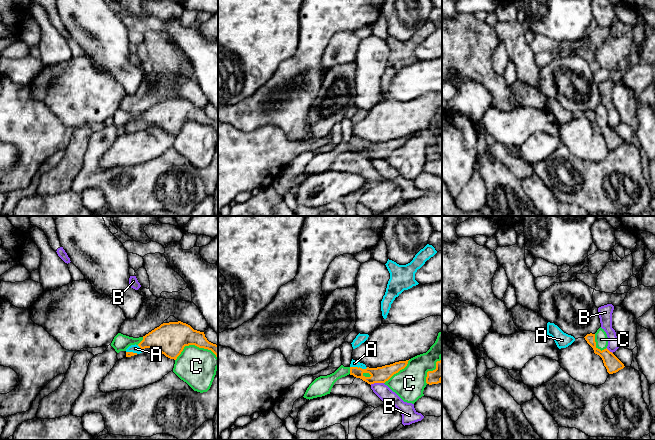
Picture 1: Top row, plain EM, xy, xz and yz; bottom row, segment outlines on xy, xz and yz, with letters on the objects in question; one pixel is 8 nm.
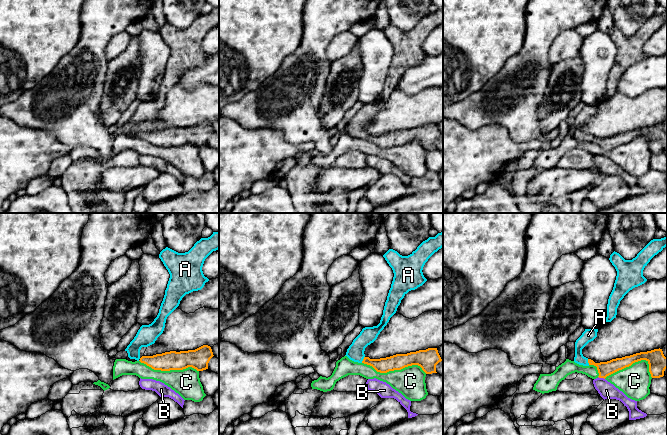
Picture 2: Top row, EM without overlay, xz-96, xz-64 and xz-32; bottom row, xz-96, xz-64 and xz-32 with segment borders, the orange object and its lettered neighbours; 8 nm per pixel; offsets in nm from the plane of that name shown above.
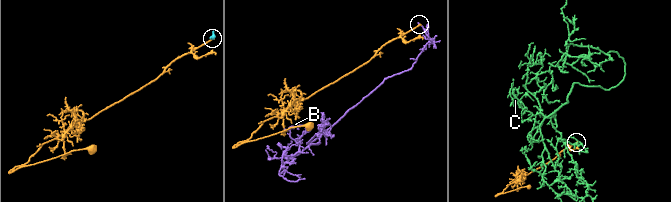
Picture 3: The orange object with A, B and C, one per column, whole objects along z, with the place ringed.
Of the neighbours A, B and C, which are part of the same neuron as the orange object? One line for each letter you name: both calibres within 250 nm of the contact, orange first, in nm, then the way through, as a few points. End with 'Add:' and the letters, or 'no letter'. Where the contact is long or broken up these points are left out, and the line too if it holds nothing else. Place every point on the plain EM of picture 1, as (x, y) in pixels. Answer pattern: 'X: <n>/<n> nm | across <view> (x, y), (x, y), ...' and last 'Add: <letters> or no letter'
A: 130/50 nm
Add: A

